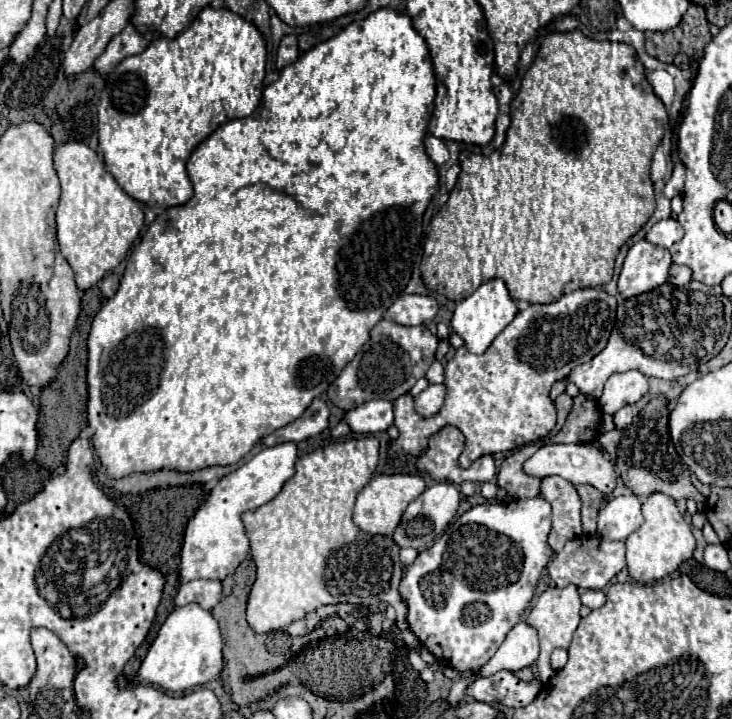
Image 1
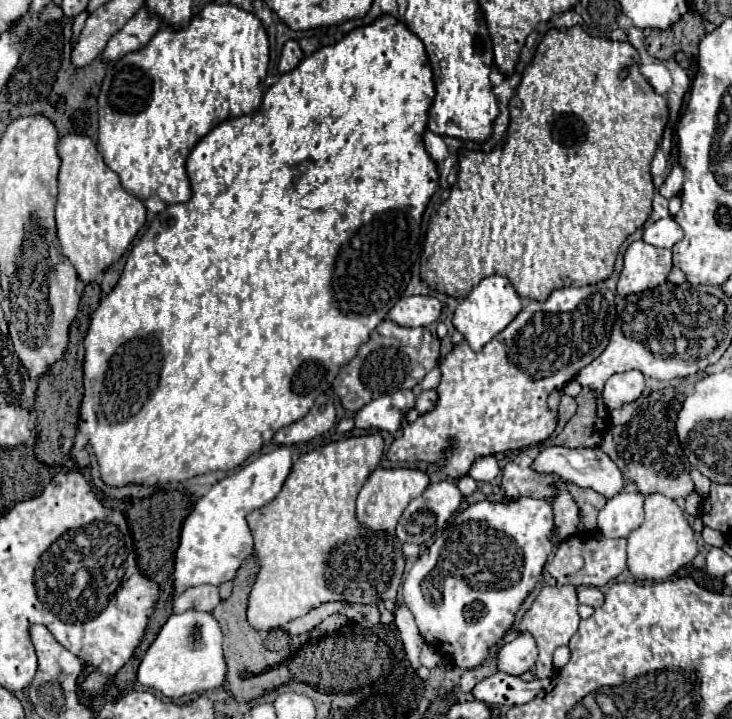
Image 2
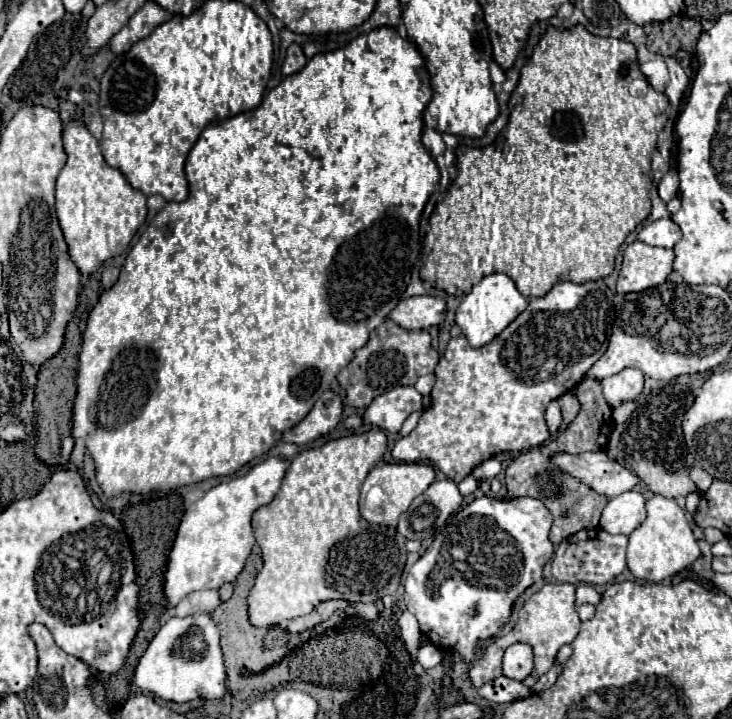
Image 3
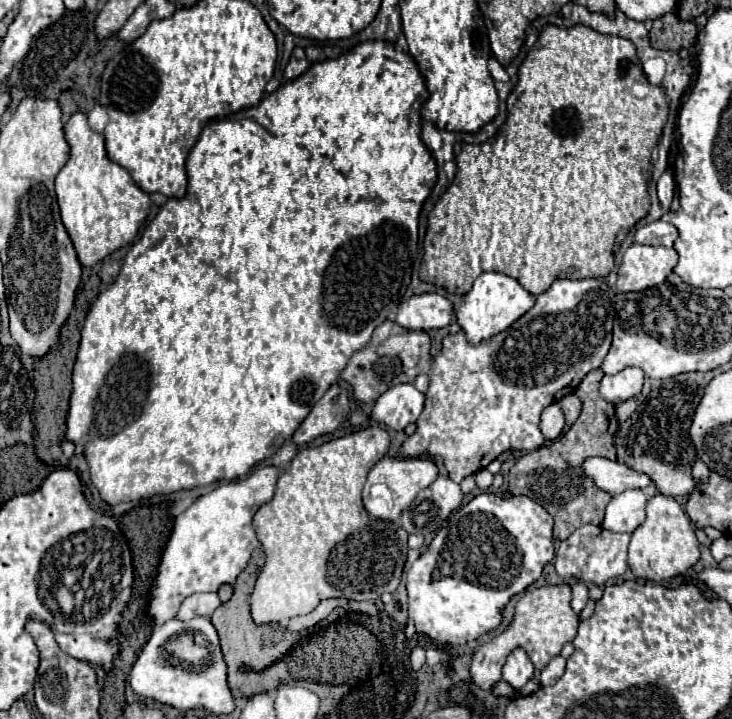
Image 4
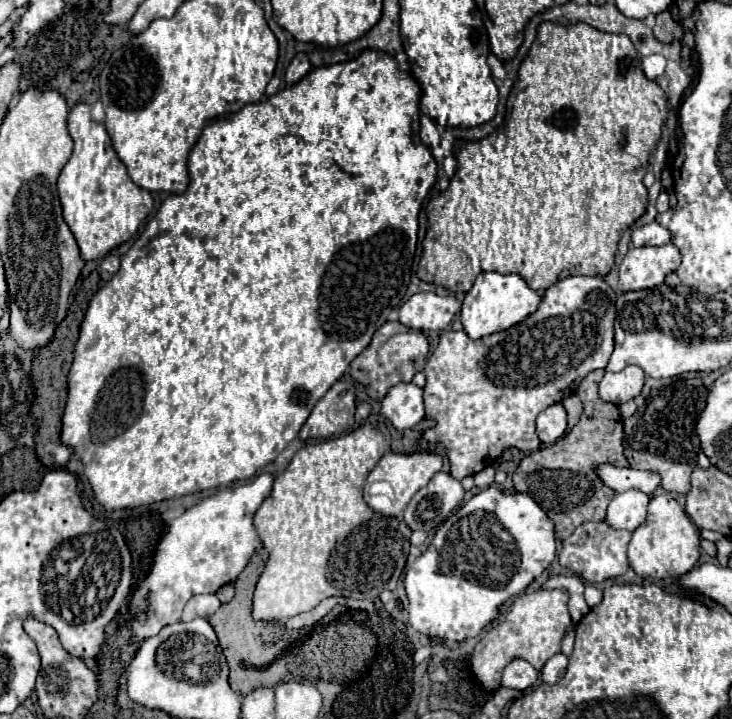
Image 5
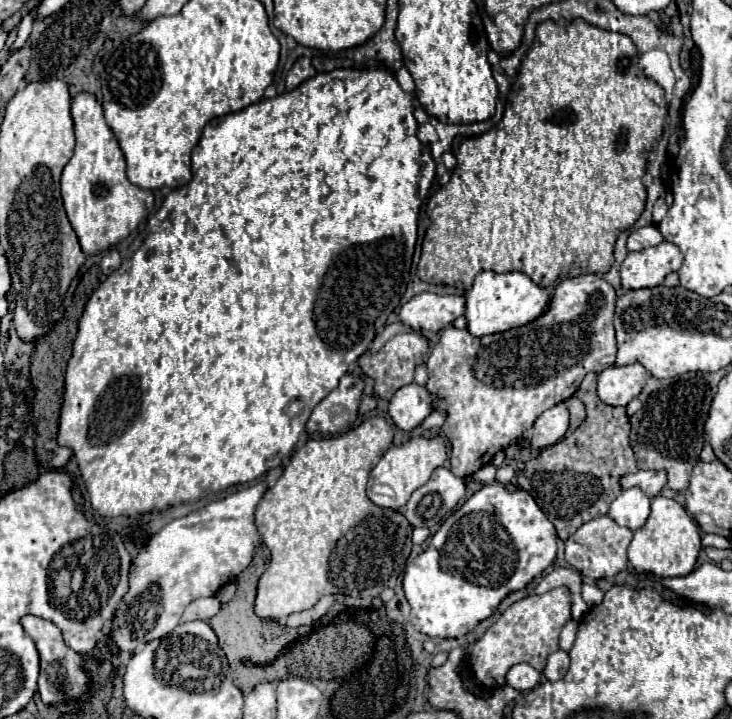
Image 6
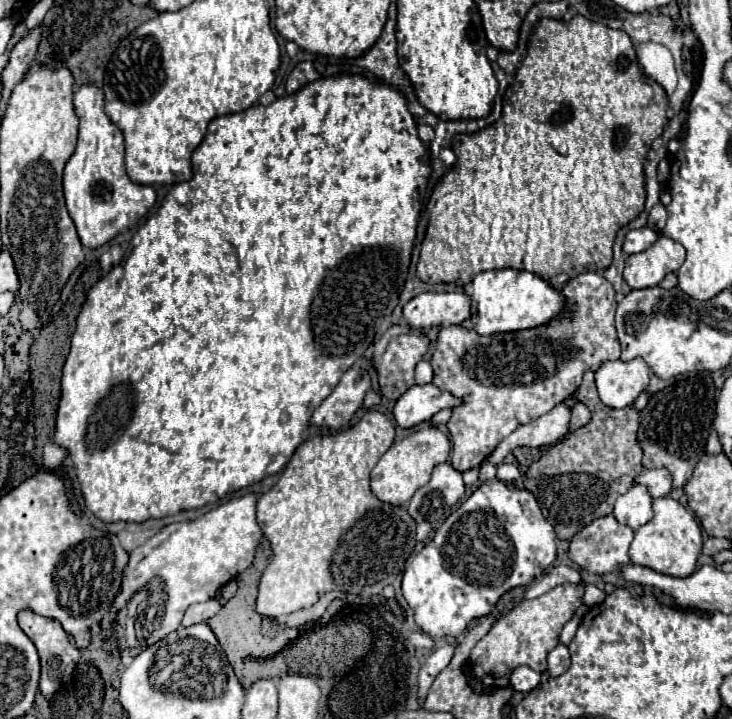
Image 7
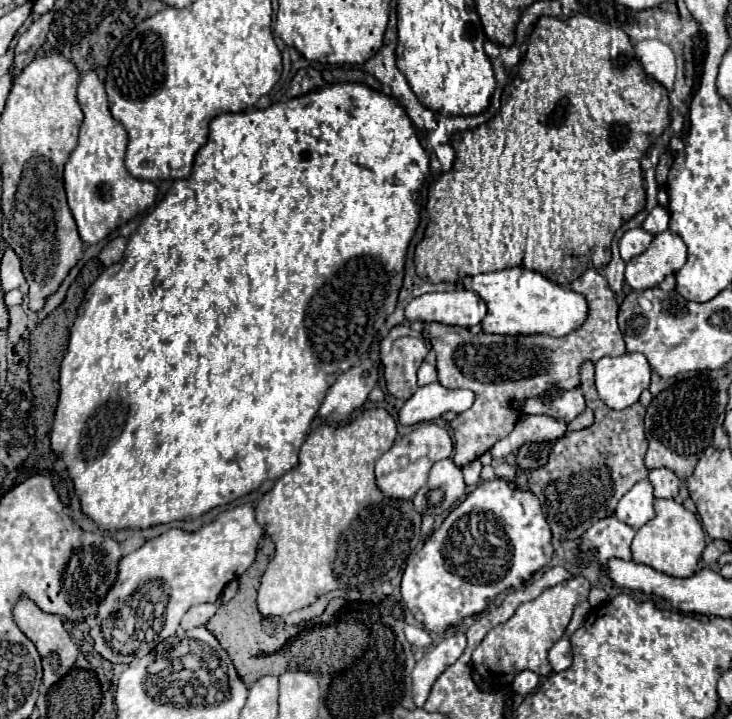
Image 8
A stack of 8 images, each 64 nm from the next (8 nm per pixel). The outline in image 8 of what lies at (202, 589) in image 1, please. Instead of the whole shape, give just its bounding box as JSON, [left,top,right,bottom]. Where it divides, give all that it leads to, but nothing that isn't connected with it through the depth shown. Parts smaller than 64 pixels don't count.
[182,604,218,630]

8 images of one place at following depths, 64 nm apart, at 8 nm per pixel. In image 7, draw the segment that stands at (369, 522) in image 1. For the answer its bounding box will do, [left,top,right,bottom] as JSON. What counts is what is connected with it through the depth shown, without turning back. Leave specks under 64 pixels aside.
[370,426,450,506]

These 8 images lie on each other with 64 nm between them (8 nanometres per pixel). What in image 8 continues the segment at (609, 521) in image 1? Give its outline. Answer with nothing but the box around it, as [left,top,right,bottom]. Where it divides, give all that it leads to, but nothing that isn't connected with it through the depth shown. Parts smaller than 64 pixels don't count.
[614,480,654,530]

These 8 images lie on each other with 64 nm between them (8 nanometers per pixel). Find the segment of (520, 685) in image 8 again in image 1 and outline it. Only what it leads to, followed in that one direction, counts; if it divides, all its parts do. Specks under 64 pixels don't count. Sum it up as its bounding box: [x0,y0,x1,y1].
[478,622,538,676]

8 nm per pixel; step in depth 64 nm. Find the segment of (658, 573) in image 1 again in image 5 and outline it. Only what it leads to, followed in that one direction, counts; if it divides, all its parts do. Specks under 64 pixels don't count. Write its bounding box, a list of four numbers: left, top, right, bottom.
[628,496,700,578]

